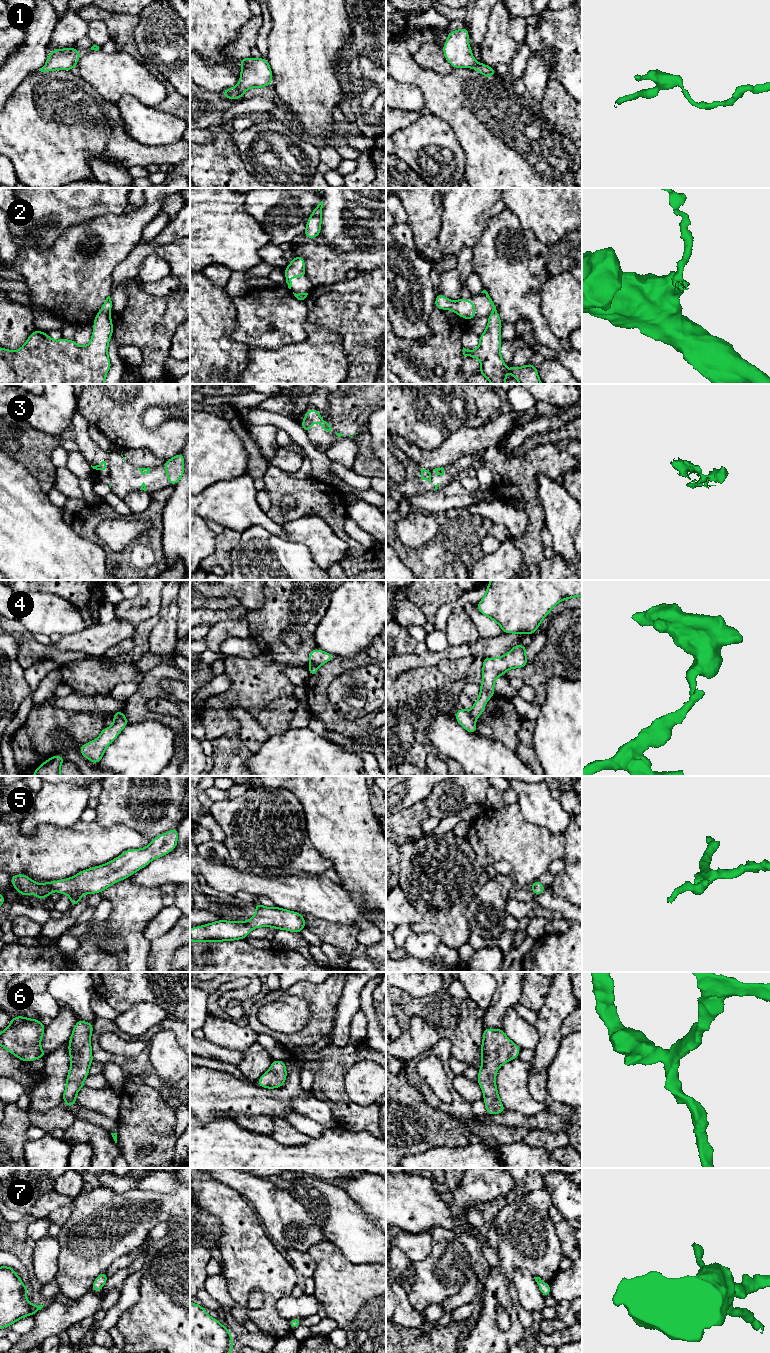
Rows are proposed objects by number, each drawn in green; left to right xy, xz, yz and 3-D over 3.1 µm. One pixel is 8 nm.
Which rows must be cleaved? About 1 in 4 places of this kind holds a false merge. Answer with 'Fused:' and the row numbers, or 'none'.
Fused: 4

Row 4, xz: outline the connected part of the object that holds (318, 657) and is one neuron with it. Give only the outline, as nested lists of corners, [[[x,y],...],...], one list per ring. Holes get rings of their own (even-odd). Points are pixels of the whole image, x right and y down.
[[[313,649],[312,651],[310,651],[308,658],[311,664],[314,664],[315,666],[319,667],[334,659],[335,655],[327,653],[320,649]]]

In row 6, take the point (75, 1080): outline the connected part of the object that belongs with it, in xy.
[[[78,1019],[68,1040],[71,1068],[66,1078],[66,1087],[62,1096],[68,1109],[77,1103],[76,1095],[85,1086],[84,1080],[89,1075],[89,1067],[94,1061],[90,1043],[93,1025],[94,1023]]]

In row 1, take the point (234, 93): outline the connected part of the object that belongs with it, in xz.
[[[250,57],[238,59],[242,66],[237,86],[223,90],[225,98],[237,100],[250,88],[263,88],[272,84],[273,74],[269,62],[264,58]]]

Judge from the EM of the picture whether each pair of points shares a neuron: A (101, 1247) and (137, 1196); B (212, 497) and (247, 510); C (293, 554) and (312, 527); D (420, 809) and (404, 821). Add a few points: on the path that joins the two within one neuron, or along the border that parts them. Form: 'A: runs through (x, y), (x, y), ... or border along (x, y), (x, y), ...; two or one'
A: runs through (107, 1234), (132, 1209); one
B: runs through (221, 502), (232, 503), (238, 509); one
C: border along (286, 538), (304, 544), (315, 561); two
D: runs through (416, 813), (408, 821); one

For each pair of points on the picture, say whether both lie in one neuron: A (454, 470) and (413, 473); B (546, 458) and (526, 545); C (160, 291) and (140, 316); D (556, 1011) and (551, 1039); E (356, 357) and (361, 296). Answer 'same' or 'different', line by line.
A: same
B: same
C: different
D: same
E: same

